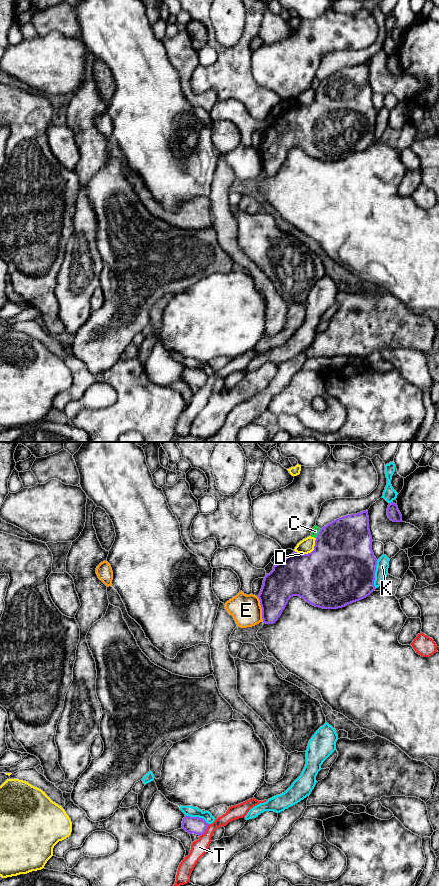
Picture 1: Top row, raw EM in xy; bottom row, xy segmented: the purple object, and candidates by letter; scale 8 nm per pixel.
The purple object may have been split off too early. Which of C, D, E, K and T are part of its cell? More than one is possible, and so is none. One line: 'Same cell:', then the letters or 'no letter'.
Same cell: no letter

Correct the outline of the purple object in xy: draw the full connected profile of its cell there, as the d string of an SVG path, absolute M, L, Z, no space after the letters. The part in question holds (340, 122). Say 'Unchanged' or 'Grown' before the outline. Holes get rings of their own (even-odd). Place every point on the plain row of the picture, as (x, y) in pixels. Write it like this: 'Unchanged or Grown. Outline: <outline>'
Unchanged. Outline: M368 62L343 68L320 81L314 102L308 106L293 104L266 126L258 147L262 171L274 176L293 148L323 161L338 161L369 148L374 142L377 111L372 103Z

